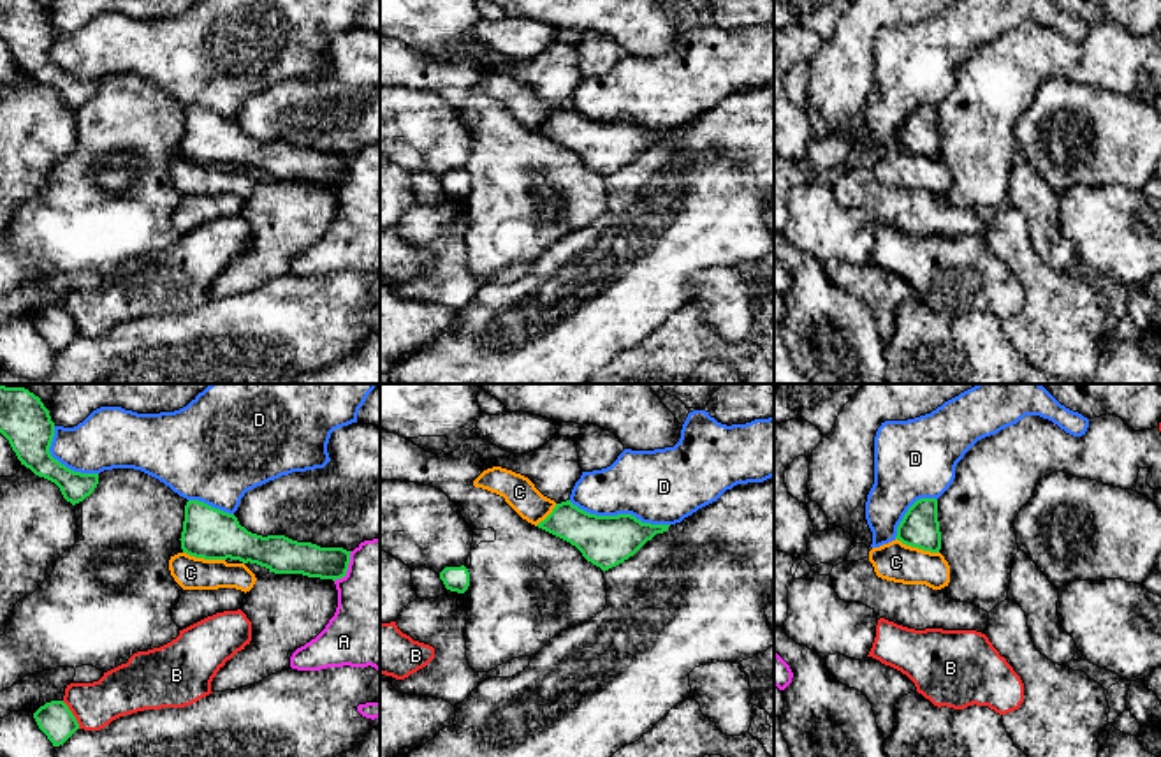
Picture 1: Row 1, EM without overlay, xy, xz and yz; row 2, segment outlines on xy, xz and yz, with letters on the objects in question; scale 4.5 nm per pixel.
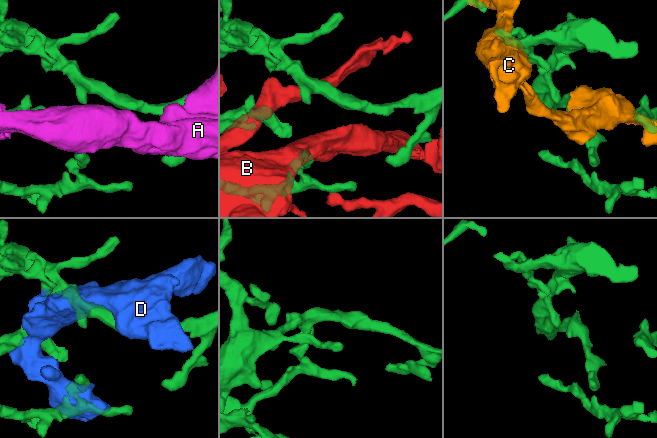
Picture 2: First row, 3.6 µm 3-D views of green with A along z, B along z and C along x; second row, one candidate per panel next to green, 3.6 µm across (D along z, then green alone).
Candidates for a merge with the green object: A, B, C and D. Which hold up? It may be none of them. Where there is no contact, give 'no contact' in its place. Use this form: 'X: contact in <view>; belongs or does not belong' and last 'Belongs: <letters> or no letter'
A: contact in xy; does not belong
B: contact in xy; does not belong
C: contact in yz; does not belong
D: contact in xz; does not belong
Belongs: no letter

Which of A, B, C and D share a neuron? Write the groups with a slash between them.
A / B / C / D

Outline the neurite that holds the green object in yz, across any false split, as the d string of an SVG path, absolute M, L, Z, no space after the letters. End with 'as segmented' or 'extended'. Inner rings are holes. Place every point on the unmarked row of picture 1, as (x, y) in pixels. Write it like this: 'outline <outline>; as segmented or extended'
outline M916 106L899 129L895 144L911 153L939 158L941 137L938 127L938 106Z; as segmented

